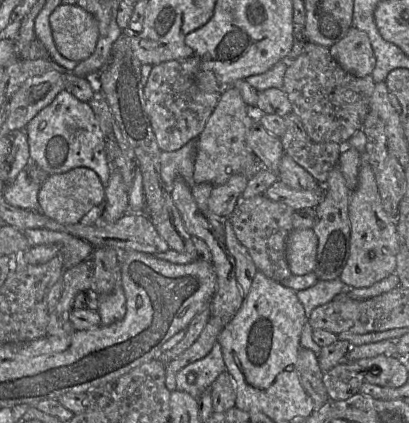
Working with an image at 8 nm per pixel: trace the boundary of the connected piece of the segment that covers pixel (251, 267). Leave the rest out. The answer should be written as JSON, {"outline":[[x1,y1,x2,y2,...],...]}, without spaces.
{"outline":[[229,220,225,223,225,244,235,261,236,279,242,294,246,297,258,270,246,247,237,239]]}

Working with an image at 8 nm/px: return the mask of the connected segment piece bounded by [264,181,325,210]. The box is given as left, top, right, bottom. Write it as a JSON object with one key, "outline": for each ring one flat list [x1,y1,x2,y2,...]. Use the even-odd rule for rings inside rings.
{"outline":[[277,181,270,186,264,196,272,201,283,203,294,210,316,208,324,197,325,186,317,190,296,190]]}

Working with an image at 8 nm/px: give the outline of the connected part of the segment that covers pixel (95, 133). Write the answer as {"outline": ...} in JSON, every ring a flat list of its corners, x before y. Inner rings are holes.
{"outline":[[66,90,43,108,26,126,31,162,49,175,66,173,78,167,93,170,107,187,110,167,100,124,88,103,81,102]]}

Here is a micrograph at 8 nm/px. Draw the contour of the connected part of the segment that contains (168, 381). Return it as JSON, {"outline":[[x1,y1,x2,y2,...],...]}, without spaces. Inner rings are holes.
{"outline":[[210,318,199,338,187,350,166,364,165,385,168,390,174,391,176,389,175,377,179,370,210,353,226,325,221,318]]}

